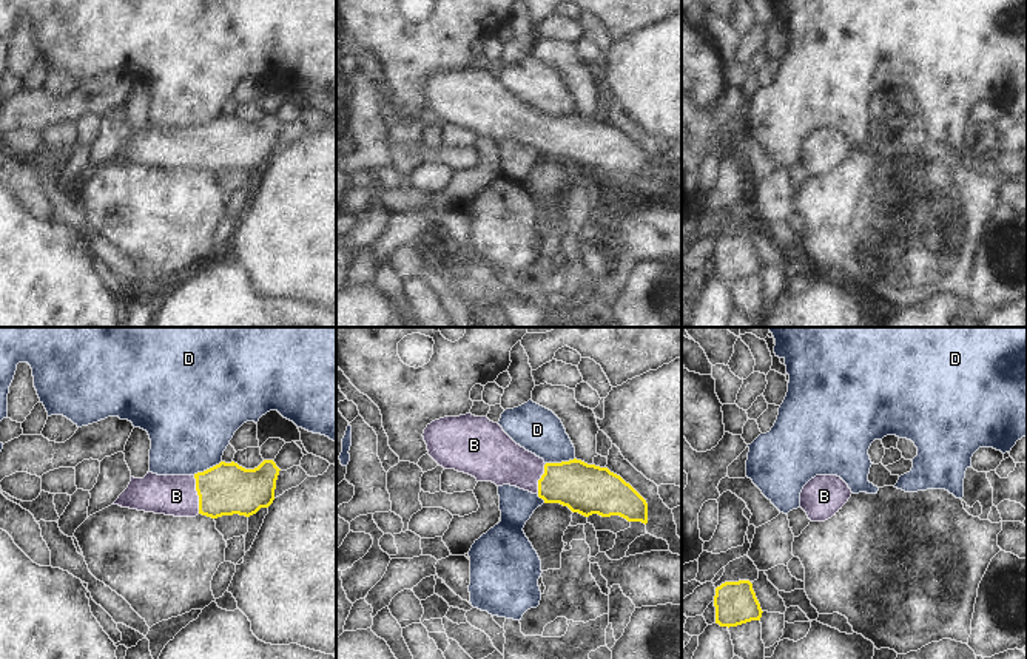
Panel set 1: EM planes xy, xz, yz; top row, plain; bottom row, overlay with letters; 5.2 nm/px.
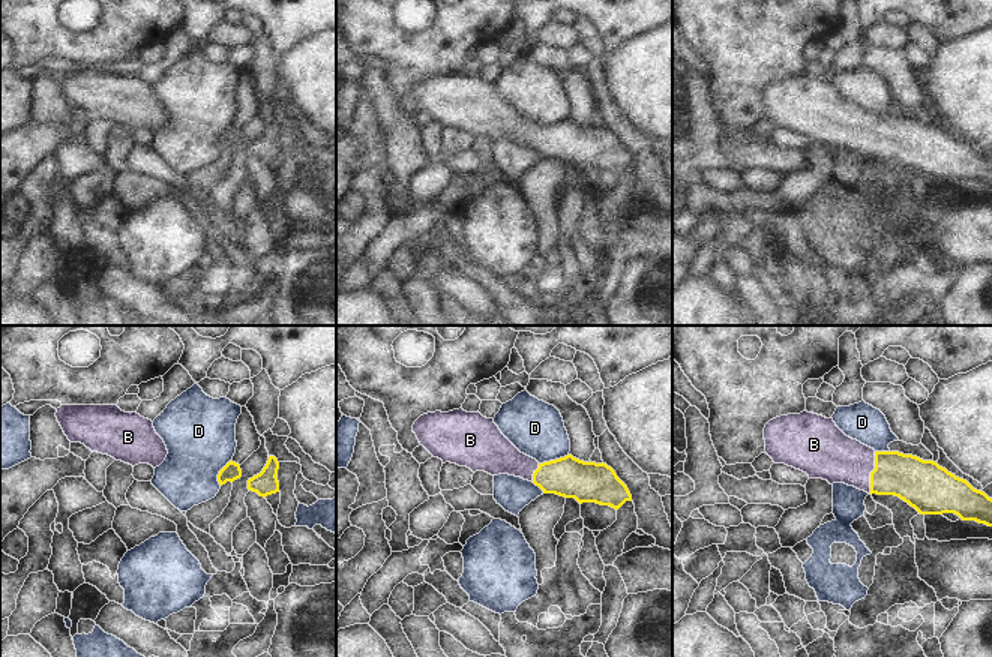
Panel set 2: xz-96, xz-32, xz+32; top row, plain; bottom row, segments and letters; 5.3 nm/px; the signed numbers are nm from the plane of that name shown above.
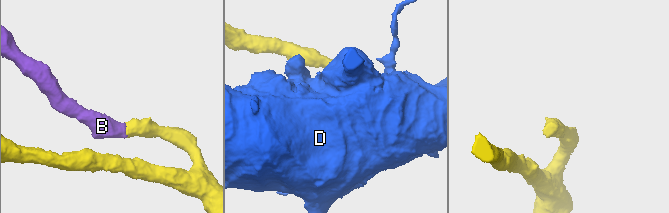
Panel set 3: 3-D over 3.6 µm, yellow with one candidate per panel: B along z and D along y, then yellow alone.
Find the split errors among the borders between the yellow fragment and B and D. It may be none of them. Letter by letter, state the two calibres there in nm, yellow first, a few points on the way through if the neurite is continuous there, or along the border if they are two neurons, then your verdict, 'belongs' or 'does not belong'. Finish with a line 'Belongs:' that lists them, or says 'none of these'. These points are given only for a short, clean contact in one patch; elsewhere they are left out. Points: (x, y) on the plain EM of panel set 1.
B: calibres 280 and 220 nm; way xy (227, 142), (198, 148), (176, 150); belongs
D: calibres 260 and 240 nm; border xz (574, 111), (565, 116), (546, 118); does not belong
Belongs: B

